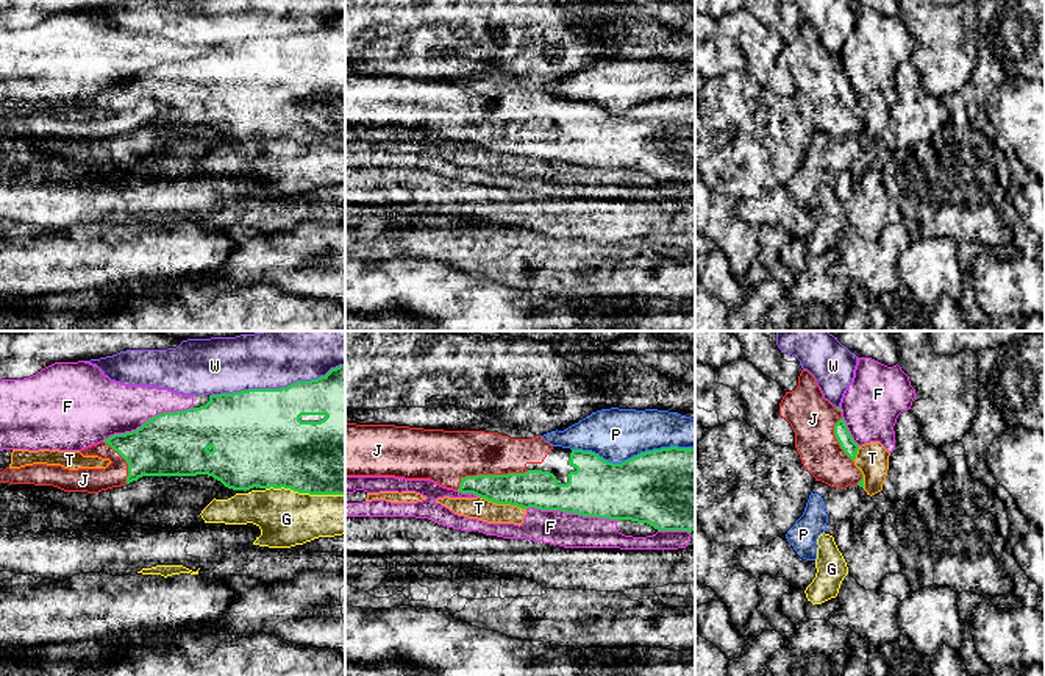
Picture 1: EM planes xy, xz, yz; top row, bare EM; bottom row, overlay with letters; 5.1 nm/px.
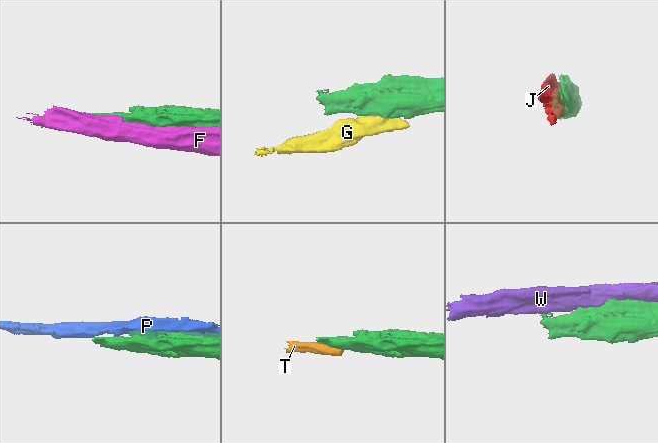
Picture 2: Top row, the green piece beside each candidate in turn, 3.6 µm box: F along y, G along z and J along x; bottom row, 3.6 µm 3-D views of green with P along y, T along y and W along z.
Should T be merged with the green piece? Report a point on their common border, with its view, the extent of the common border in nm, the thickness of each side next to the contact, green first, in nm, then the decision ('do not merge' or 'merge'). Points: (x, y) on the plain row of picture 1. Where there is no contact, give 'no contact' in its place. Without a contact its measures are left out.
xz (502, 153) | 260 nm | 190/110 nm | do not merge

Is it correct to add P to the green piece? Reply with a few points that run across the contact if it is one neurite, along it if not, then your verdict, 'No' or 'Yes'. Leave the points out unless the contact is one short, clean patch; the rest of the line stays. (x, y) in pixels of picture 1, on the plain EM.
No

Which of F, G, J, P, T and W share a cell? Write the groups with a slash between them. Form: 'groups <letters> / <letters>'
groups F / G / J / P / T / W

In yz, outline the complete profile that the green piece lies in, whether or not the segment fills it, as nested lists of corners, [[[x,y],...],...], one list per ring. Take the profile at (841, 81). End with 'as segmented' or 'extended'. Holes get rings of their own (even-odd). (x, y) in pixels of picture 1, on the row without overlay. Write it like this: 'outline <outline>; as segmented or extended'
outline [[[801,20],[797,39],[783,47],[779,66],[790,73],[801,114],[815,131],[836,139],[864,139],[864,125],[854,116],[859,95],[847,78],[842,59],[823,48],[808,20]]]; extended

